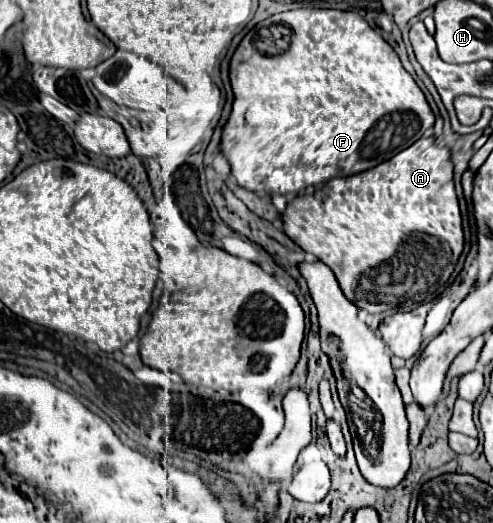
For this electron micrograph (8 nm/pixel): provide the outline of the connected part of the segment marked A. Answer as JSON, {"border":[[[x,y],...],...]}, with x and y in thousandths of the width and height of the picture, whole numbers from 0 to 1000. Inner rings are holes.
{"border":[[[880,262],[848,266],[803,300],[738,331],[669,342],[669,350],[633,373],[600,373],[572,411],[580,449],[621,484],[633,484],[661,503],[677,518],[698,564],[746,598],[856,583],[856,556],[864,560],[872,549],[905,545],[941,476],[937,411],[921,361],[913,285],[892,281]],[[860,453],[884,457],[884,472],[901,472],[901,484],[876,480],[876,461],[860,461]]]}

